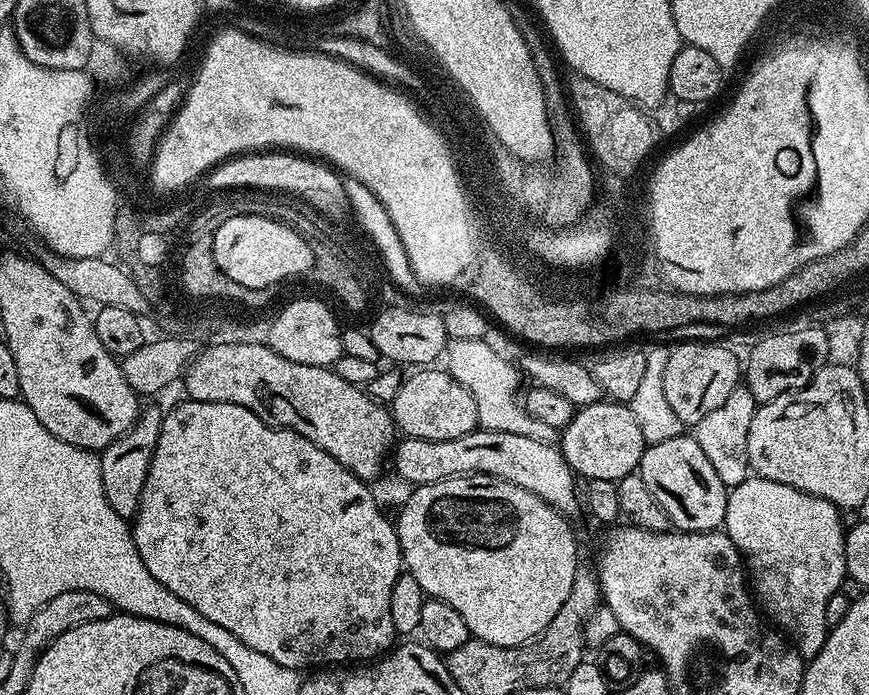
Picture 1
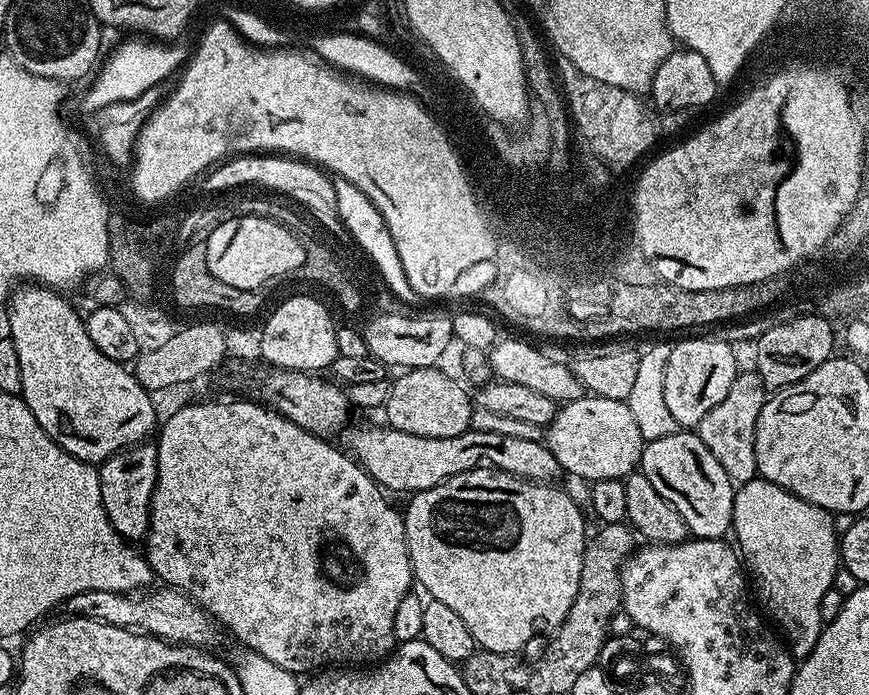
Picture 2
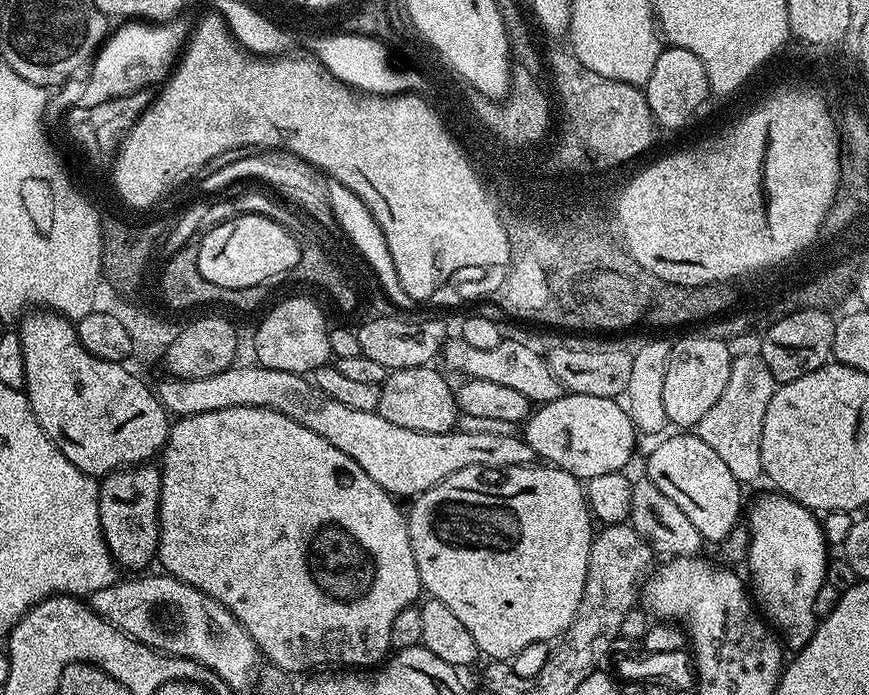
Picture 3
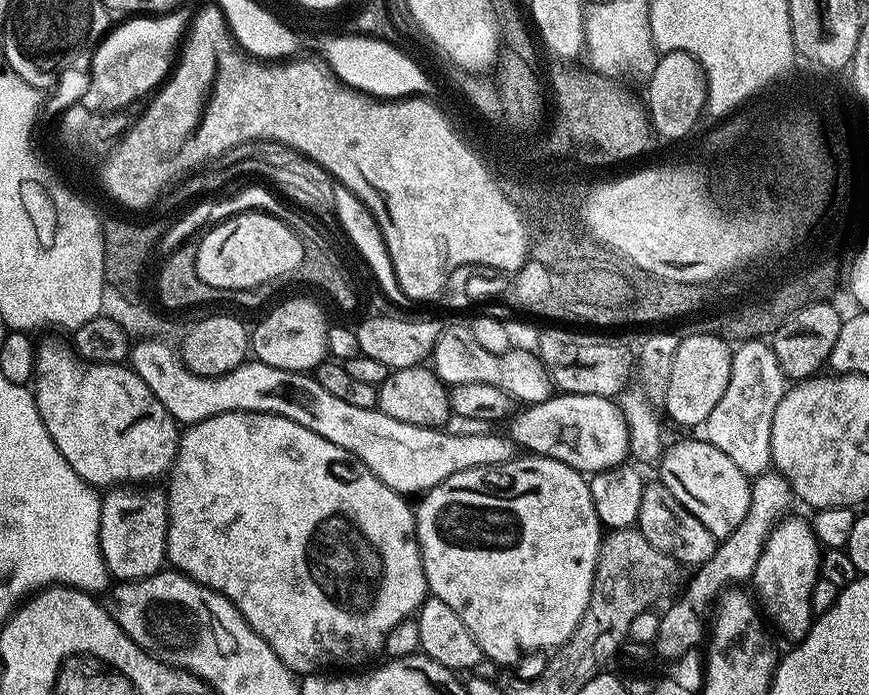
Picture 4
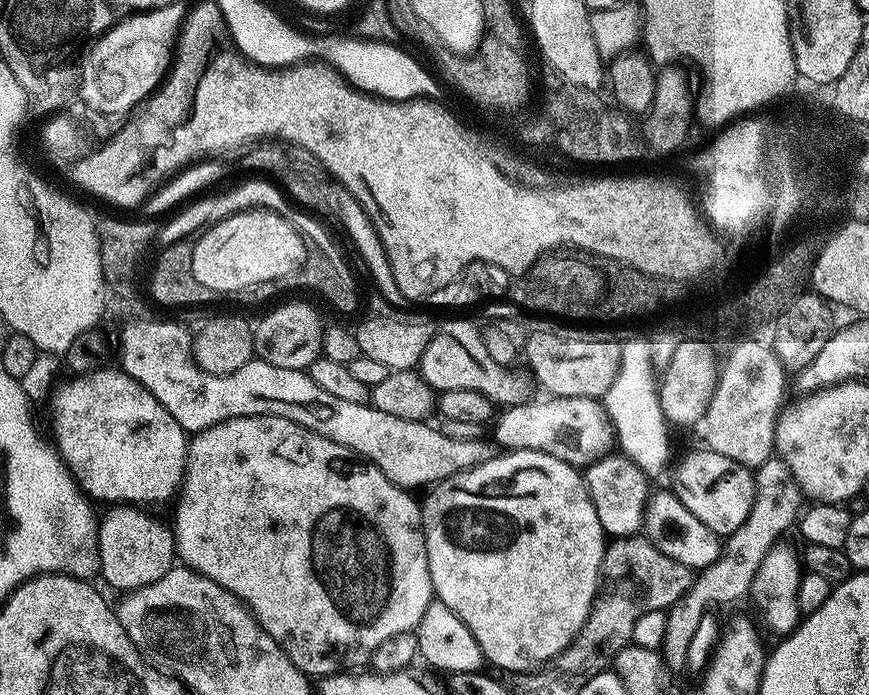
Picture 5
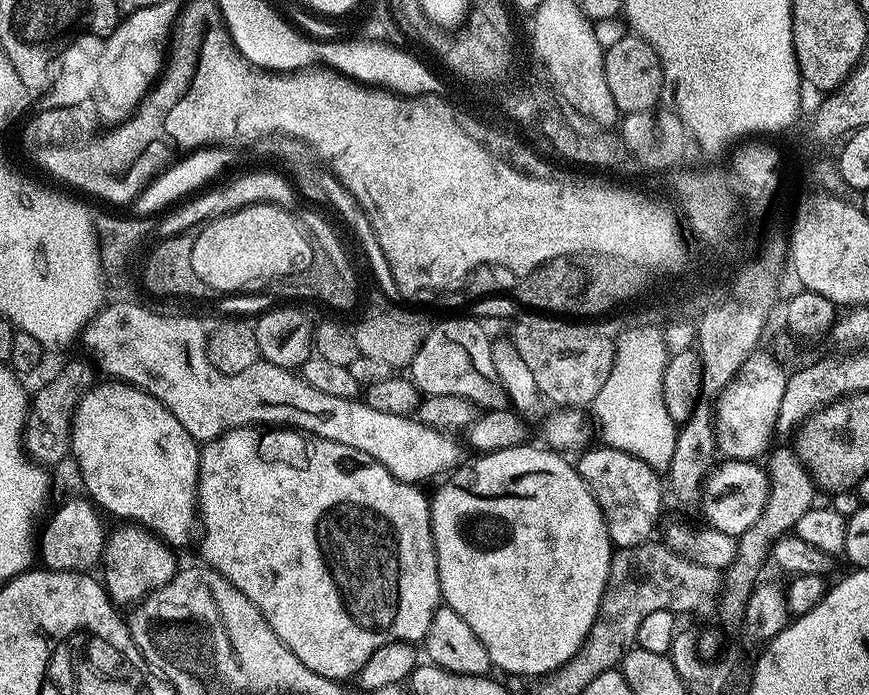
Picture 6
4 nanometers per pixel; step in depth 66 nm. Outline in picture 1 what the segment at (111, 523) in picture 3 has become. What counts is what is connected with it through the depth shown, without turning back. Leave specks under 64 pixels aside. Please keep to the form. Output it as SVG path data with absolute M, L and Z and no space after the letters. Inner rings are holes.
M145 407L132 423L132 428L99 453L102 490L106 490L106 502L110 502L110 510L114 510L114 514L125 518L135 517L138 502L142 498L142 486L146 486L146 474L158 446L158 434L162 430L163 421L164 412L161 409Z

